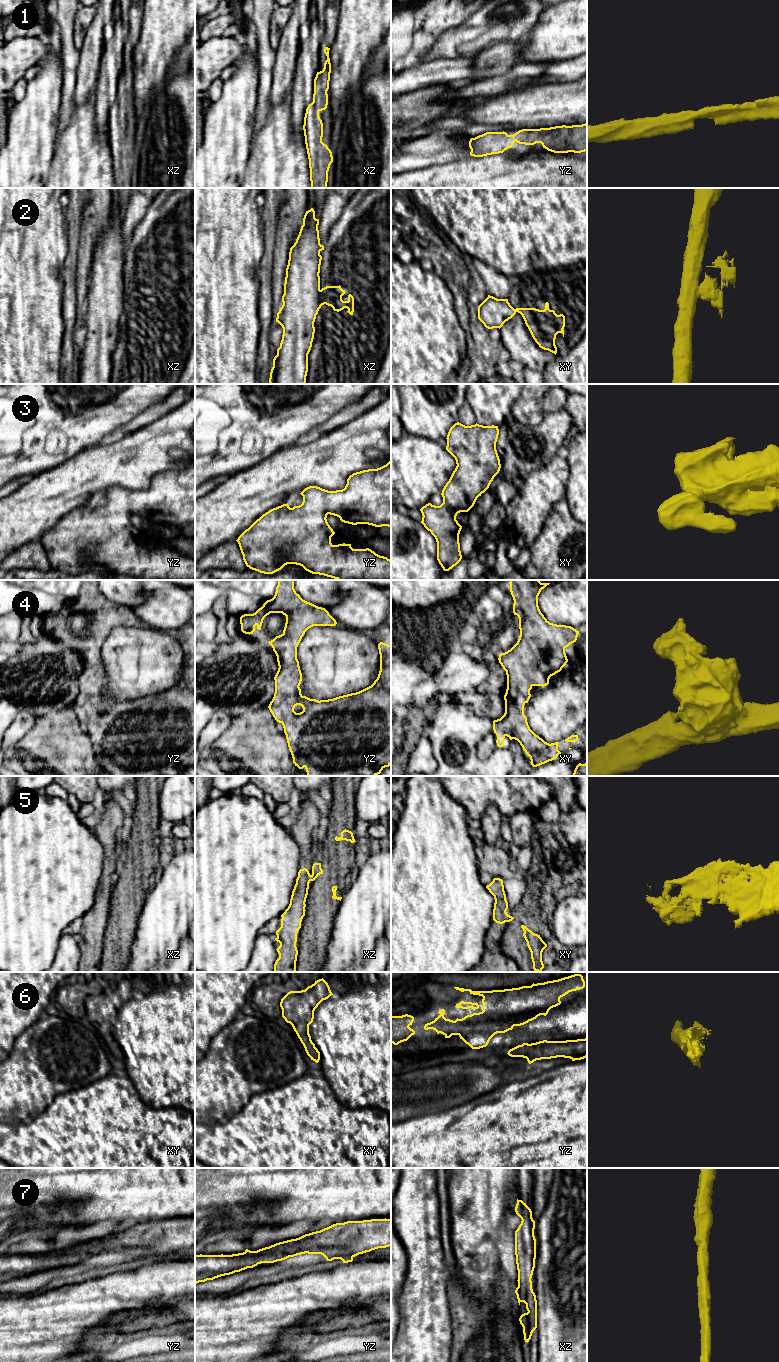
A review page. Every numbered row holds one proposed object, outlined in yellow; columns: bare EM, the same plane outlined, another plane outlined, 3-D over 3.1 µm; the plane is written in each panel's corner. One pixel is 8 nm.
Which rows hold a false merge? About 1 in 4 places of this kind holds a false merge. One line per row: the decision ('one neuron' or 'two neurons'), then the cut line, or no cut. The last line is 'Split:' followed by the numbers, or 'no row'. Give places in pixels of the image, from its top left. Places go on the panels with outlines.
1: one neuron; cut none
2: two neurons; cut xz (320, 290), (318, 308)
3: one neuron; cut none
4: one neuron; cut none
5: two neurons; cut xz (311, 875), (309, 880)
6: one neuron; cut none
7: one neuron; cut none
Split: 2, 5

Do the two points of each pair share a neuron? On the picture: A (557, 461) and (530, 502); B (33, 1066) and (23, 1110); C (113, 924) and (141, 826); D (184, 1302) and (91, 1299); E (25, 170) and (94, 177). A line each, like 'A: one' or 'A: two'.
A: one
B: one
C: one
D: two
E: two

